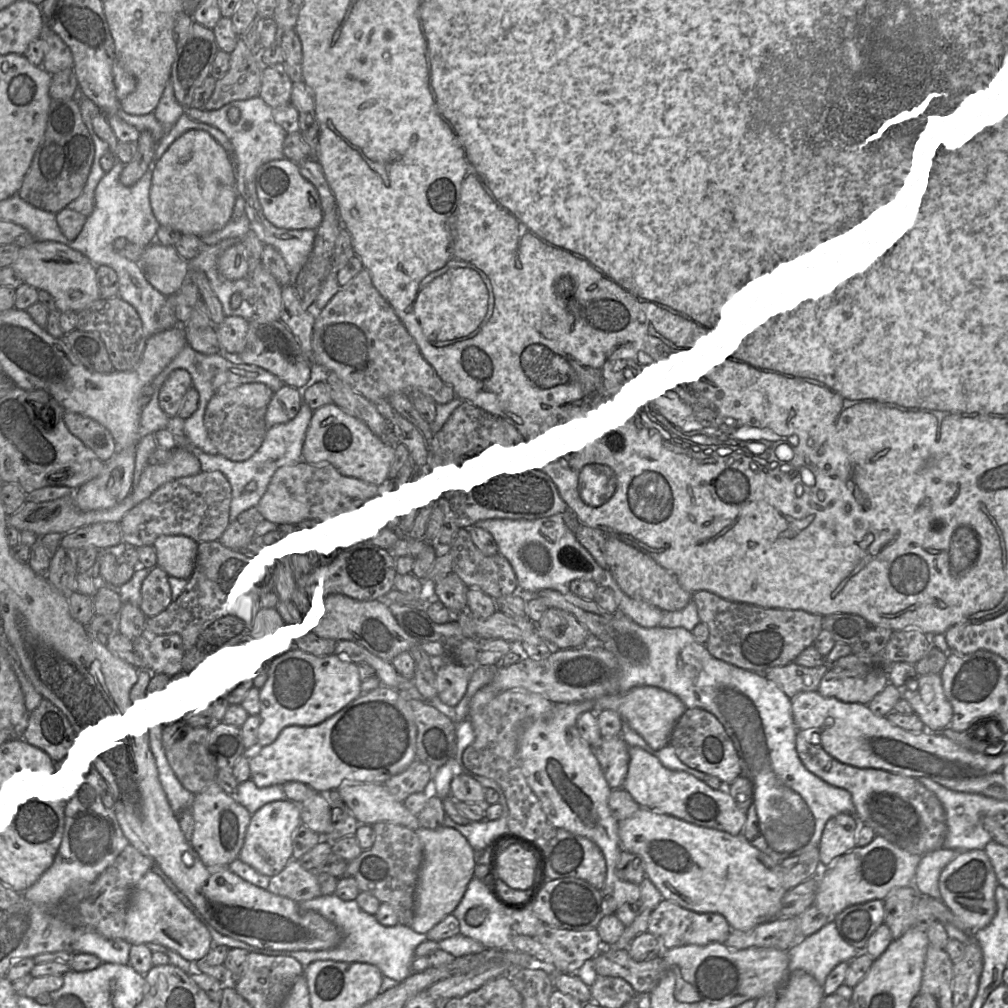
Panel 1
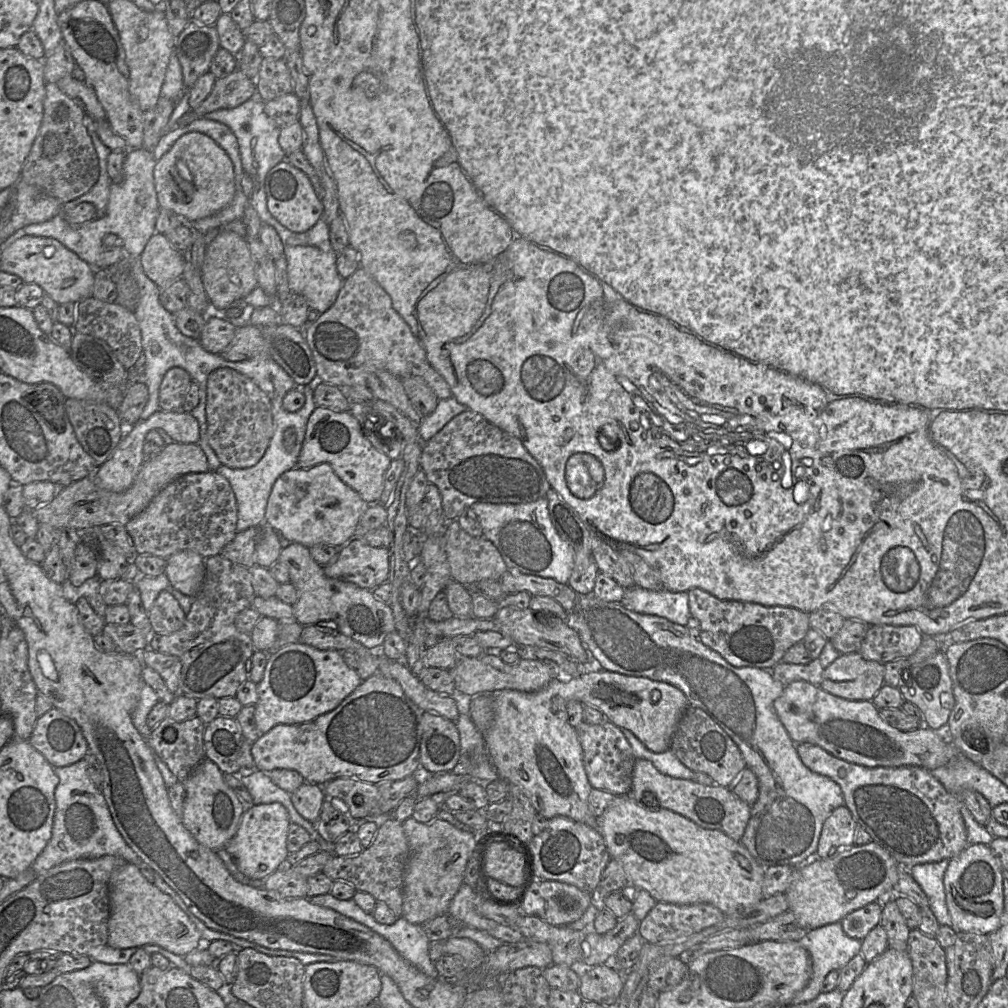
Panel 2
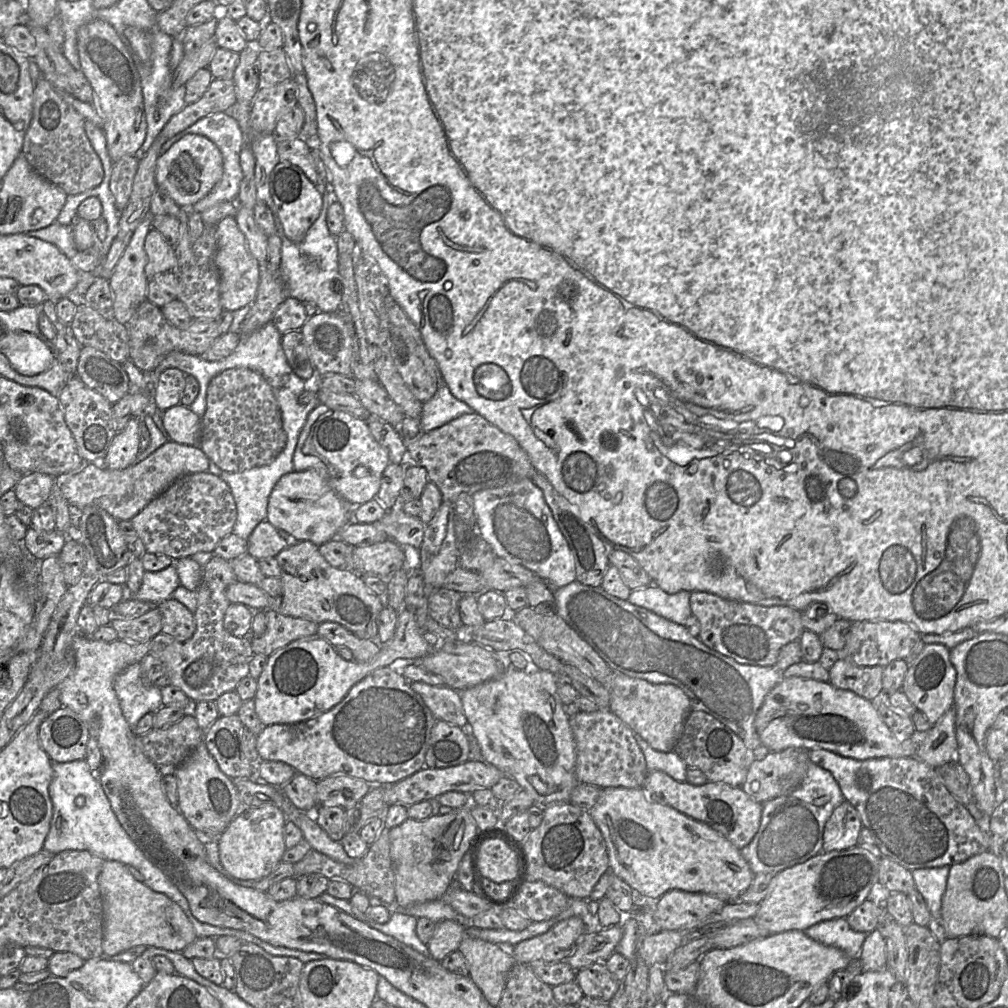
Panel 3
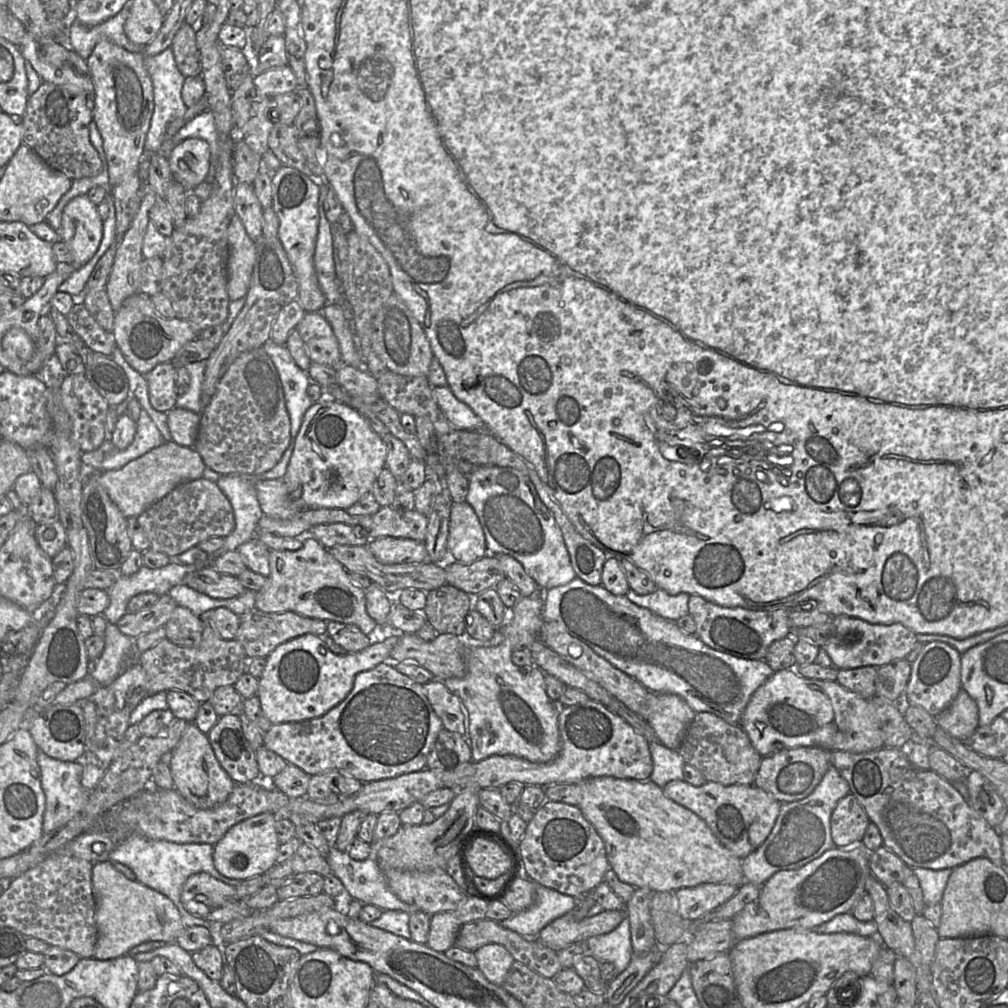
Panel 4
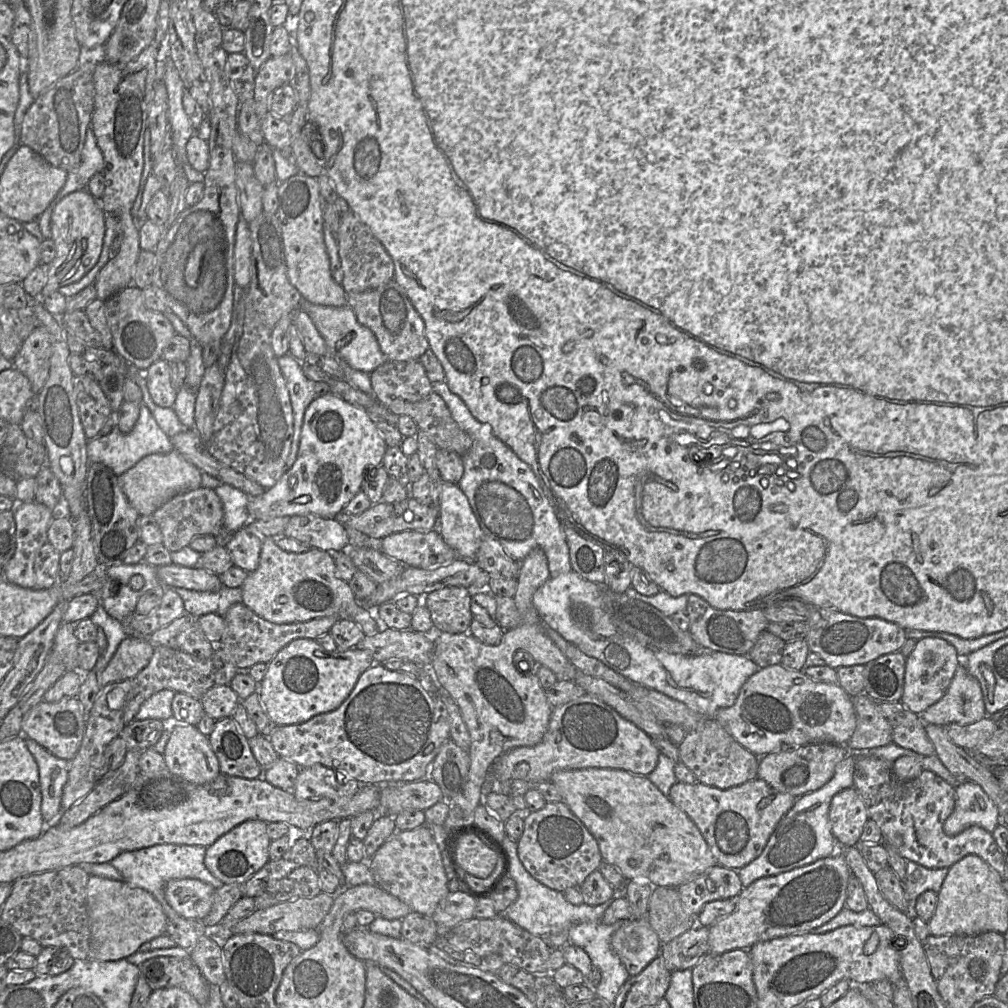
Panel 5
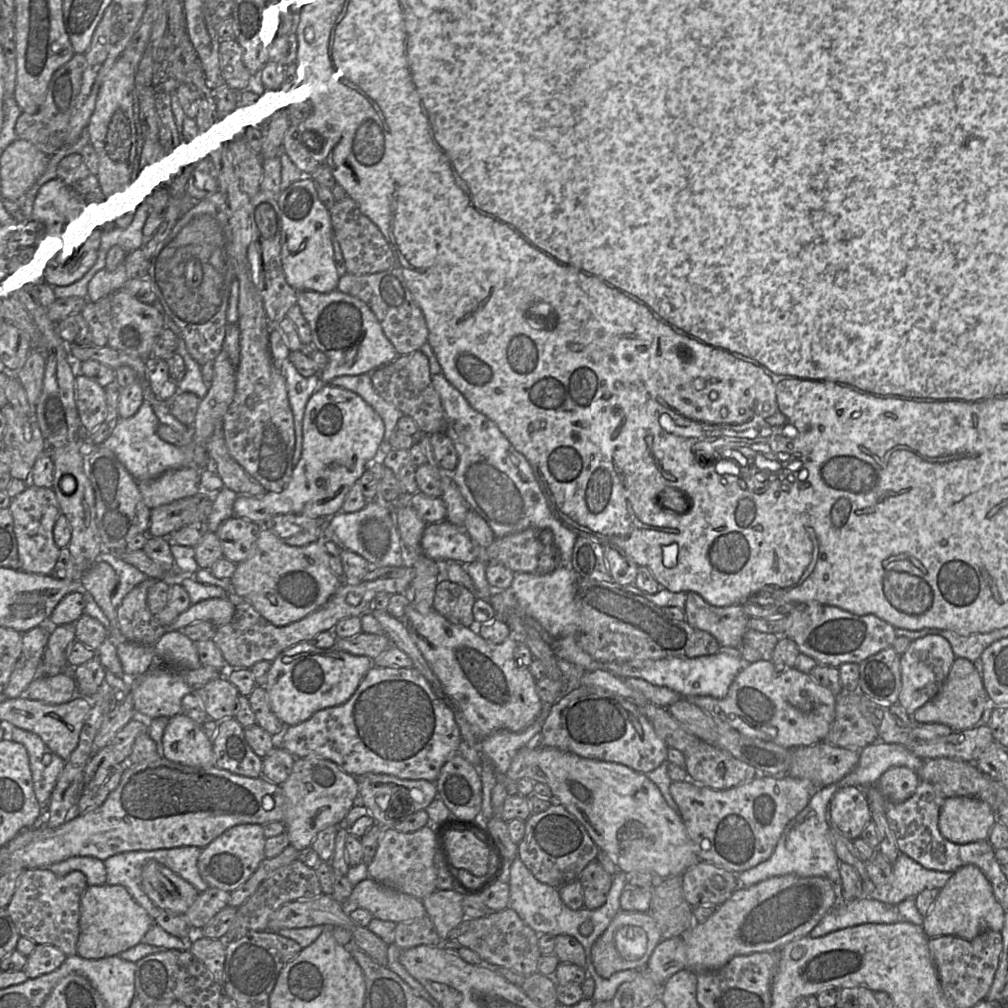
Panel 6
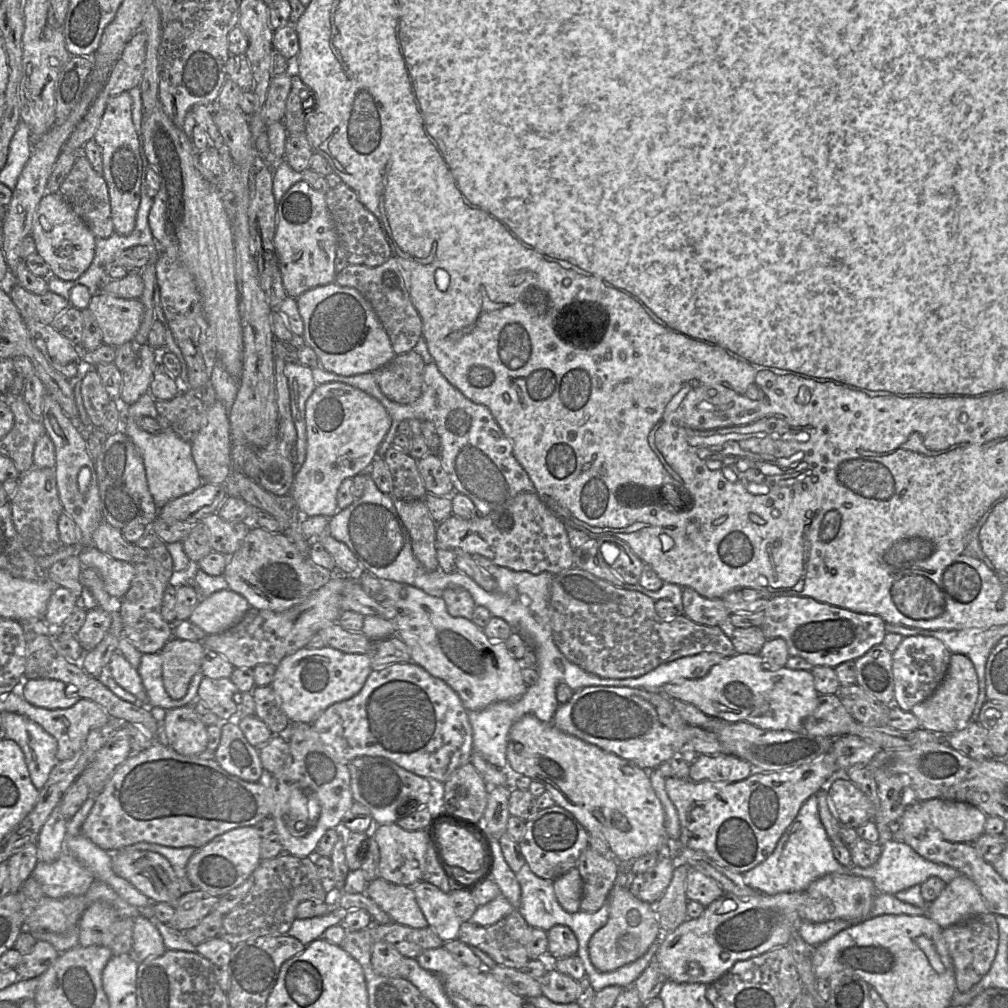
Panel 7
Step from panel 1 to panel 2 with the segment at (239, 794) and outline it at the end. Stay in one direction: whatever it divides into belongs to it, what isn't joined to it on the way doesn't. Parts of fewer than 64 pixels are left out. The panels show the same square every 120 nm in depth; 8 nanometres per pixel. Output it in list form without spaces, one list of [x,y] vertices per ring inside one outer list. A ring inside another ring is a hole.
[[[256,770],[250,775],[240,778],[252,797],[252,805],[281,803],[288,811],[290,821],[303,827],[310,835],[311,841],[316,841],[321,851],[333,853],[333,844],[326,842],[318,833],[316,823],[304,819],[295,809],[290,794],[278,787],[265,772]]]

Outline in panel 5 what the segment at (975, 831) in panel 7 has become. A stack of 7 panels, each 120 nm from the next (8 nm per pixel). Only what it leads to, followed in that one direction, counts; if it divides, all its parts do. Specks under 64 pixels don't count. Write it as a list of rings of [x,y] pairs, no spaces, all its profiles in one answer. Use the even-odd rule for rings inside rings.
[[[963,781],[955,787],[954,810],[943,824],[946,835],[955,836],[974,825],[991,833],[998,824],[997,806],[979,785]]]

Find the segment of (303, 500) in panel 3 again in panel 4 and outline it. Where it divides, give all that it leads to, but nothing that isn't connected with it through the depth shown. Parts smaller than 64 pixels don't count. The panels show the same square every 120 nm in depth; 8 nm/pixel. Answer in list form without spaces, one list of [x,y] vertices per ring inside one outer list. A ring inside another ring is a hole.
[[[283,479],[258,481],[257,499],[263,514],[278,519],[287,519],[299,512]]]

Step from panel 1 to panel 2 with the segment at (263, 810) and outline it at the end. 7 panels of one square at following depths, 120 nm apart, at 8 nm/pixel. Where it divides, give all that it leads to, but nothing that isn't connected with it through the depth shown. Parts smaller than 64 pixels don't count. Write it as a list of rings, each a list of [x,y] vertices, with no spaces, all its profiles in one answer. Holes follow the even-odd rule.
[[[281,803],[250,806],[244,811],[237,832],[226,844],[225,850],[245,876],[250,879],[265,880],[286,864],[289,854],[287,835],[290,823],[288,811]]]

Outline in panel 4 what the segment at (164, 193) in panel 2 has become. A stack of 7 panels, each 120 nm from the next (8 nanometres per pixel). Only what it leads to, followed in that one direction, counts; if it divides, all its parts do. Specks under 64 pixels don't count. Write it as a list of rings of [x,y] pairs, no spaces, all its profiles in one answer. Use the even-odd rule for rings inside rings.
[[[187,138],[172,149],[168,162],[173,179],[190,193],[205,181],[208,175],[209,145],[200,138]]]

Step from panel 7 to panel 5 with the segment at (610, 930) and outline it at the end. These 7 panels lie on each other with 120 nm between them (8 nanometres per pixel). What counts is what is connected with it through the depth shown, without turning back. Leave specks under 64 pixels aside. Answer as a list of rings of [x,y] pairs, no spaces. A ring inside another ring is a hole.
[[[630,919],[613,934],[611,946],[633,977],[660,954],[662,943],[647,919]]]

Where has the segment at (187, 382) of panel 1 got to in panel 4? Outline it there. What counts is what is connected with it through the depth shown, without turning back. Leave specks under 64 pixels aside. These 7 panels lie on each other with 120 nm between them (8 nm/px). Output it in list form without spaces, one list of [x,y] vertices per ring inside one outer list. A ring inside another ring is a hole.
[[[174,362],[157,364],[146,375],[151,405],[158,411],[168,412],[176,406],[176,365]]]

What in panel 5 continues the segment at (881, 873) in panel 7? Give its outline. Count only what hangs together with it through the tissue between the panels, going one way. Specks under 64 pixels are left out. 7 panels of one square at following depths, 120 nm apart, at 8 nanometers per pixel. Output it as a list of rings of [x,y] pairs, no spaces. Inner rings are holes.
[[[906,861],[906,878],[902,882],[902,887],[912,909],[917,897],[923,892],[940,891],[948,870],[949,868],[929,869],[915,862]]]

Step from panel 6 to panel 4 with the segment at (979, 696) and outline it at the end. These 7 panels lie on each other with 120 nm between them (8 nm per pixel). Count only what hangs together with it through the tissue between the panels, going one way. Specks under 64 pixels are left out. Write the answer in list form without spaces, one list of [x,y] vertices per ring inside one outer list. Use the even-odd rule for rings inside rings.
[[[961,688],[951,704],[934,720],[947,734],[964,742],[979,726],[977,704]]]

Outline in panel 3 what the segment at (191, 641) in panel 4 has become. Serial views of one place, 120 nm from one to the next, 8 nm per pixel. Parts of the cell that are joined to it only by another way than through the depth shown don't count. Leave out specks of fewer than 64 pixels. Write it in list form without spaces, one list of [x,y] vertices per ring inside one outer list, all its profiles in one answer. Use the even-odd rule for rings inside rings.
[[[168,598],[158,604],[161,633],[174,639],[188,638],[193,633],[193,613],[179,601]]]

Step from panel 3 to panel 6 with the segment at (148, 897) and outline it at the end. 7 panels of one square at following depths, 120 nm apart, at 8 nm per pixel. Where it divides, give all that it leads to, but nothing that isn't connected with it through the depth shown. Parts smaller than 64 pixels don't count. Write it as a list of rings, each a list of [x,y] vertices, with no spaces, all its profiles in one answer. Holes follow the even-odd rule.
[[[121,885],[88,886],[80,903],[80,935],[77,954],[85,959],[101,959],[120,953],[142,943],[154,920]]]

